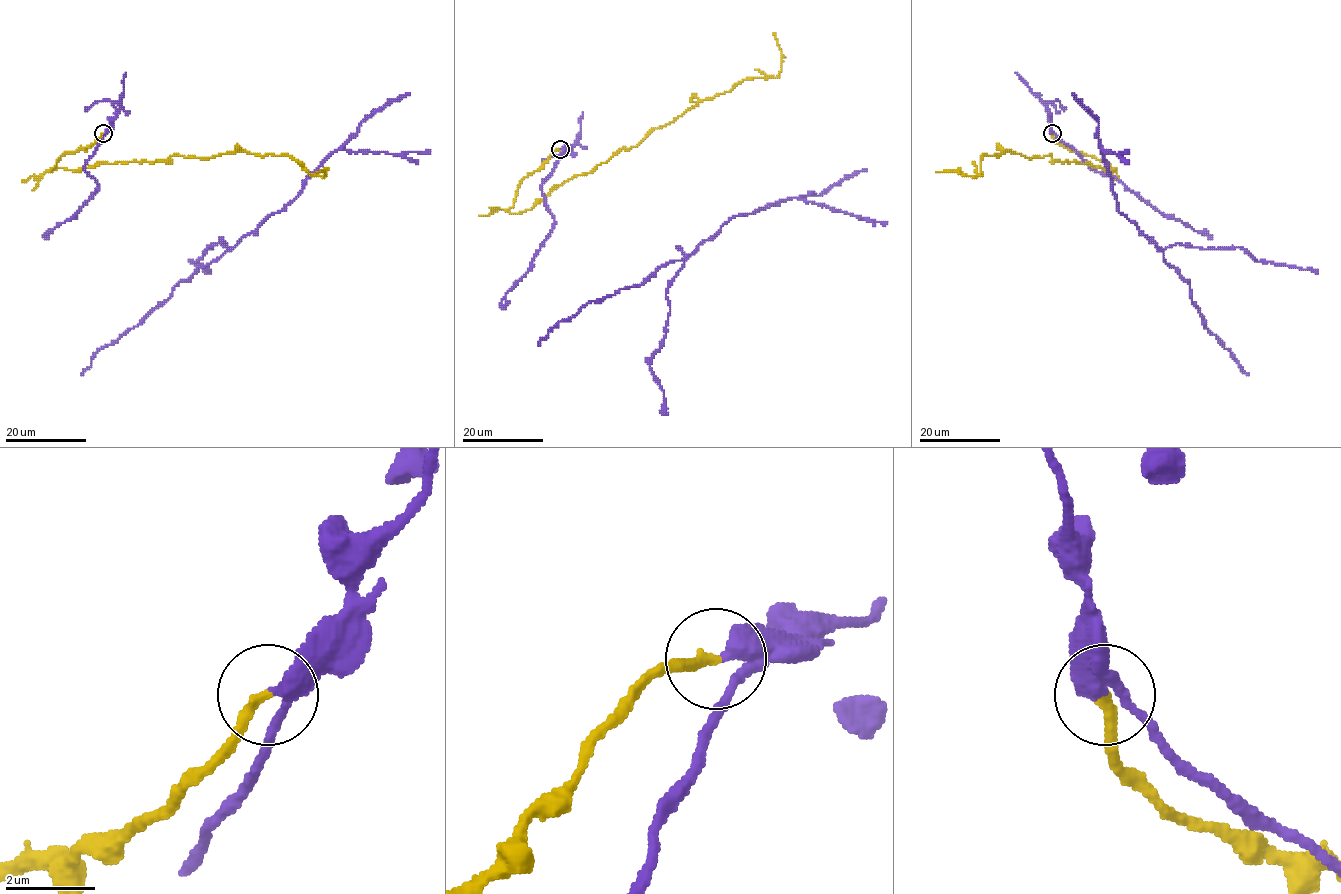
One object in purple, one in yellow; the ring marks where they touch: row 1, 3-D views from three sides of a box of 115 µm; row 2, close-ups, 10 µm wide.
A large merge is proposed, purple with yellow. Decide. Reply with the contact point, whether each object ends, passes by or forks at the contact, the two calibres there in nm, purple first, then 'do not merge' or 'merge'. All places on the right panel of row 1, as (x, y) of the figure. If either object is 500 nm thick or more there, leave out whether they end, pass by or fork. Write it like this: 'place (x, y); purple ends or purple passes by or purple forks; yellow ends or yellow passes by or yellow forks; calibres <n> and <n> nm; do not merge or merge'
place (1052, 133); purple passes by; yellow ends; calibres 340 and 240 nm; do not merge

